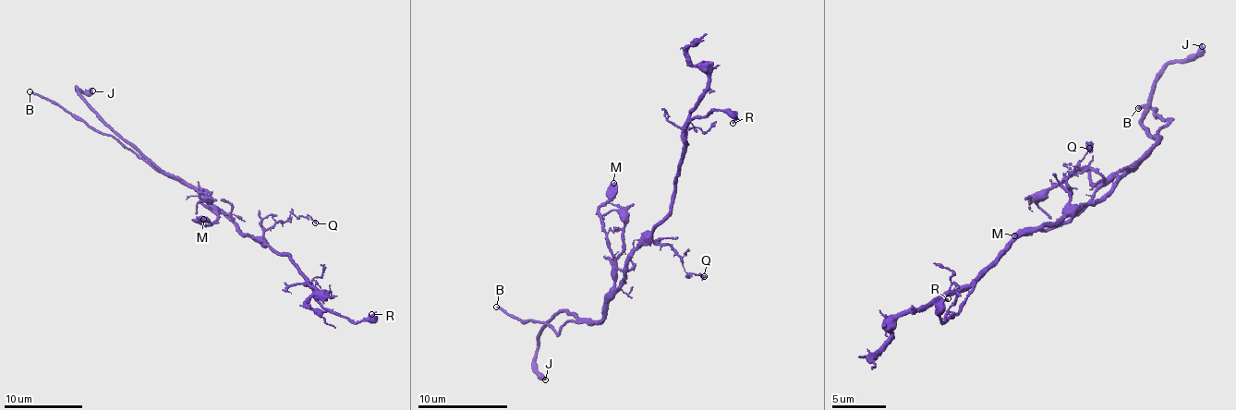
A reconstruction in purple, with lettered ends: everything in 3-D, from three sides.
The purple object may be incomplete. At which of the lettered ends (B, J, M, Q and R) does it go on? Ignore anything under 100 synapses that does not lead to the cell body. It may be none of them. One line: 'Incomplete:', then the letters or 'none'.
Incomplete: B, J

